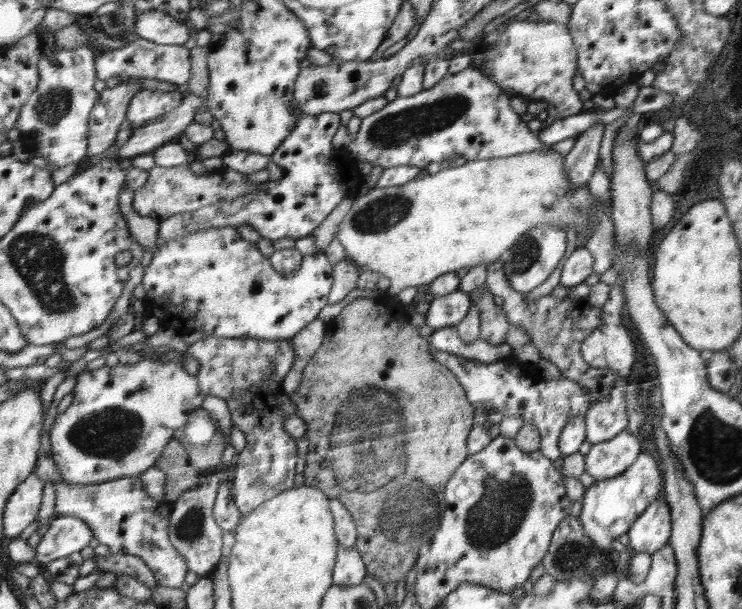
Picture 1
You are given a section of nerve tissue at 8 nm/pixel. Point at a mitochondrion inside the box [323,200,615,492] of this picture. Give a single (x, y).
(523, 258)

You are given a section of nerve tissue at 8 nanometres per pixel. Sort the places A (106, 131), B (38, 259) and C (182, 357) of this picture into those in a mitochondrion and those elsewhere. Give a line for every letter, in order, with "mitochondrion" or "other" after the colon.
A: other
B: mitochondrion
C: other

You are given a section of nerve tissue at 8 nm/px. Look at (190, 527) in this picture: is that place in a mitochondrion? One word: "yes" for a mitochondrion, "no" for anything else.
yes

